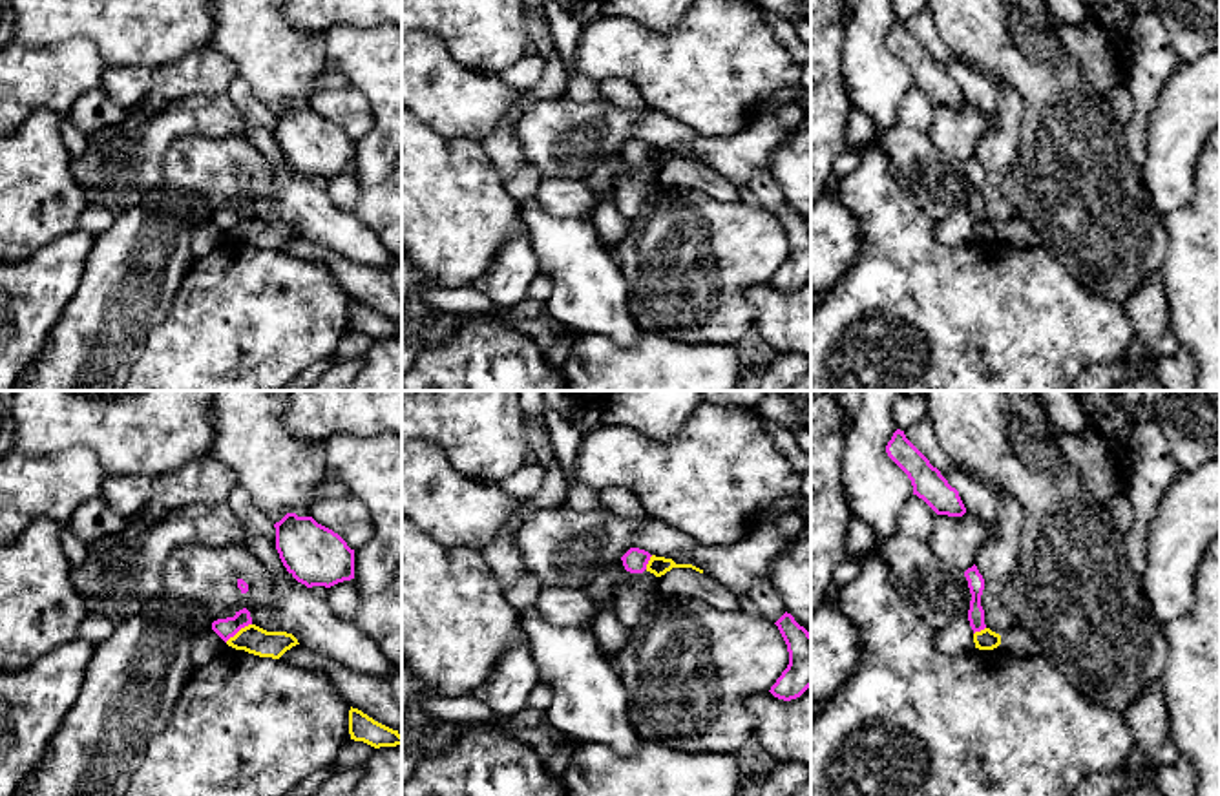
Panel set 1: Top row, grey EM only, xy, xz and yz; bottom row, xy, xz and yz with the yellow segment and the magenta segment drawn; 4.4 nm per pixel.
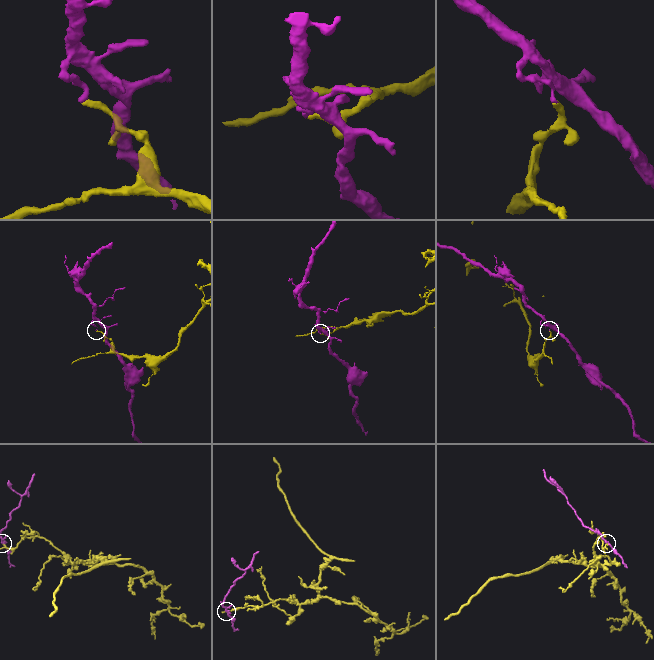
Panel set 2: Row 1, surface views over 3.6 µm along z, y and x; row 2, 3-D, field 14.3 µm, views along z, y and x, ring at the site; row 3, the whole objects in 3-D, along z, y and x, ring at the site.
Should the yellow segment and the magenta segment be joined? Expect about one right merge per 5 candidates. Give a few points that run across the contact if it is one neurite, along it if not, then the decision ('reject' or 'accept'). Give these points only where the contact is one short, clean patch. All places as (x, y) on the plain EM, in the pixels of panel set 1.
xy (251, 214), (225, 232) | reject

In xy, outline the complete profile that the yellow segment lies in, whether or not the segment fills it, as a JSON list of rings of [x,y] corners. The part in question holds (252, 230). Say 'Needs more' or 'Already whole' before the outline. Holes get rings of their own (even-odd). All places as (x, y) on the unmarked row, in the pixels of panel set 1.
Already whole. [[[248,215],[230,228],[226,236],[259,248],[279,250],[287,241],[300,234],[292,225],[267,223],[256,215]]]

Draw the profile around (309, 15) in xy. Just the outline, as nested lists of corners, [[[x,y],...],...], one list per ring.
[[[285,0],[283,18],[294,29],[321,35],[336,26],[402,26],[402,0]]]

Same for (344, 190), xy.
[[[354,170],[327,179],[325,192],[338,208],[352,212],[360,197],[360,186]]]

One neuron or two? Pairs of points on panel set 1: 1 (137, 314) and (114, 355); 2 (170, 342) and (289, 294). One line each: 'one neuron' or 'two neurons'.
1: one neuron
2: one neuron

